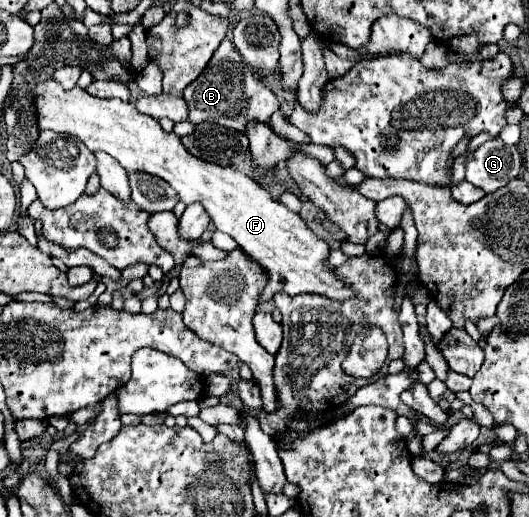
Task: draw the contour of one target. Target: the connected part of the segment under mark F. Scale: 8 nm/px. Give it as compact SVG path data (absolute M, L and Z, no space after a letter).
M57 81L39 83L33 89L33 97L39 127L55 127L57 133L71 133L79 137L91 151L109 153L127 173L143 171L165 179L187 205L195 201L203 203L215 227L231 235L247 255L257 259L267 269L269 283L261 295L261 303L271 299L275 293L319 293L331 297L333 301L355 297L355 289L351 289L351 285L335 273L335 267L327 263L327 241L319 239L299 213L279 205L263 183L233 167L207 163L187 153L175 133L163 131L157 119L139 113L133 103L99 99L83 91L79 85L71 91L63 91Z

